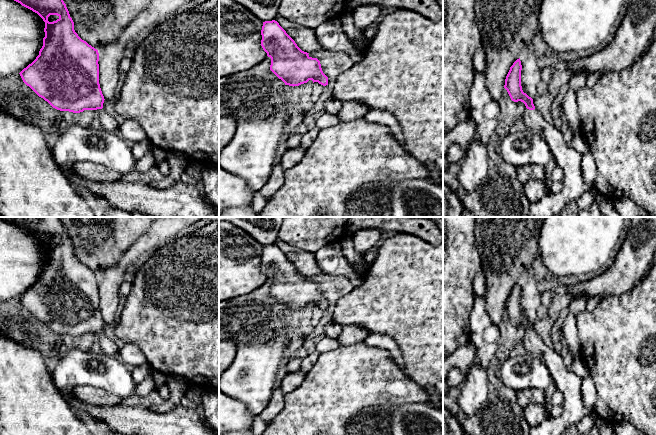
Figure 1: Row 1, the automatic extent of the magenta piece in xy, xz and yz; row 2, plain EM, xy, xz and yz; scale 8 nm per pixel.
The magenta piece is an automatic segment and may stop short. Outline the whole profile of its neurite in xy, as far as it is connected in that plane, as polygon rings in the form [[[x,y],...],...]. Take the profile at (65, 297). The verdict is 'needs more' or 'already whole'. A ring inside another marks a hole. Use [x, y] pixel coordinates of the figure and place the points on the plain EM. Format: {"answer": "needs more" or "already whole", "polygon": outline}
{"answer": "needs more", "polygon": [[[60,217],[1,218],[37,237],[45,246],[45,261],[39,279],[19,297],[23,306],[57,334],[73,337],[94,334],[104,354],[119,353],[116,343],[103,332],[105,323],[99,308],[98,274],[75,256],[74,246]]]}

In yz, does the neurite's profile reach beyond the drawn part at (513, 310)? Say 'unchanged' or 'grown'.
grown

